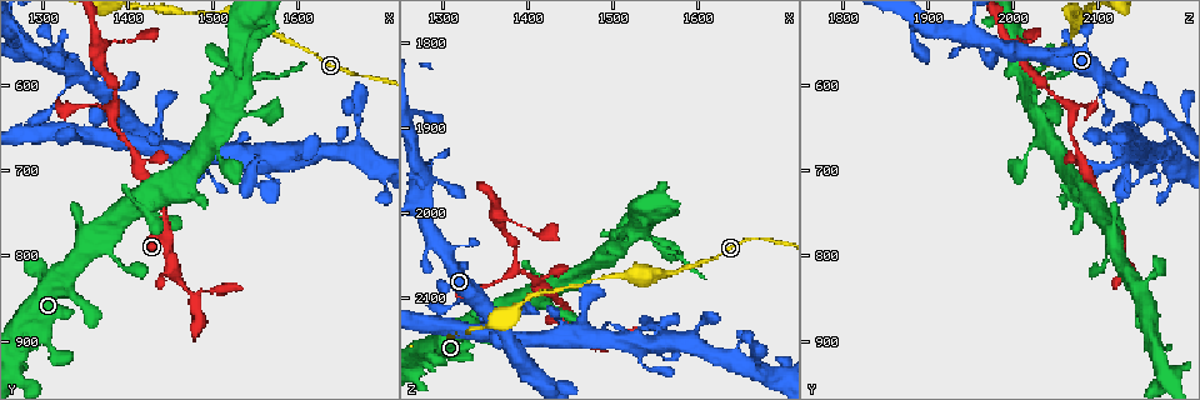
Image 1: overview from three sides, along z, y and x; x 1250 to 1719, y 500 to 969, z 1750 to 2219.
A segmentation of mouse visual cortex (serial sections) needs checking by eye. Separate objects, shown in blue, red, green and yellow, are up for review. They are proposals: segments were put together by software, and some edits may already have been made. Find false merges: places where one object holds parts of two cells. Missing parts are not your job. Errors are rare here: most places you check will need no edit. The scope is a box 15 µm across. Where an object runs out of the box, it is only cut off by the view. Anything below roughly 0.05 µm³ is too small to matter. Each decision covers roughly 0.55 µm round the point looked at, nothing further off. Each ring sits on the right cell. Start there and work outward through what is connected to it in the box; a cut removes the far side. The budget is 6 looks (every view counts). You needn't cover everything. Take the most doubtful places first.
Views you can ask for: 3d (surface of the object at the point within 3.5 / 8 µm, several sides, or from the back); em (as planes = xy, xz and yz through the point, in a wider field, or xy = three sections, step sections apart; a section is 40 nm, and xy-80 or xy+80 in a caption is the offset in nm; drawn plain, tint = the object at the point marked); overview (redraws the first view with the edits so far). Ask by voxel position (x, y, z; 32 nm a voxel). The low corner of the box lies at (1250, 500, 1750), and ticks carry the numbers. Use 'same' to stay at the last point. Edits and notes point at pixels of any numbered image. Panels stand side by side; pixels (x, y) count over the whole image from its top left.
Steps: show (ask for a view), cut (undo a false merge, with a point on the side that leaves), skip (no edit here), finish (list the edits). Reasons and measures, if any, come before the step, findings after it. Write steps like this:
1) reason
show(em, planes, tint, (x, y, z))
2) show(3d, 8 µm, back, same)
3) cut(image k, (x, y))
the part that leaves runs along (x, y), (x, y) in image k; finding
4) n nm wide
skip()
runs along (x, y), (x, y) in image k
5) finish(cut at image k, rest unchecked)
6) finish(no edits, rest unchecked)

calibre changes
show(3d, 3.5 µm, (1550, 595, 2035))

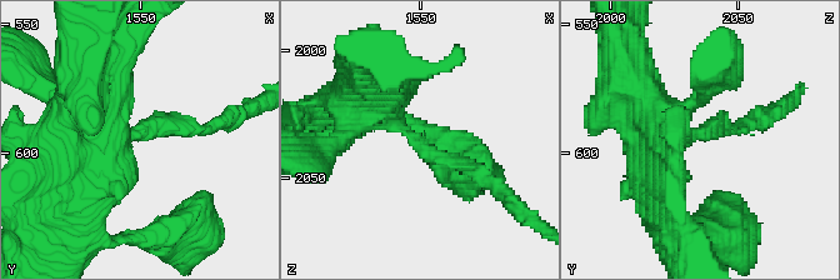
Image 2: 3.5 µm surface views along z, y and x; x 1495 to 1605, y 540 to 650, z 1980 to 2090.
arms of 200, 600 nm; shape alone is not enough
show(em, xy, step 1, tint, (1549, 592, 2035))

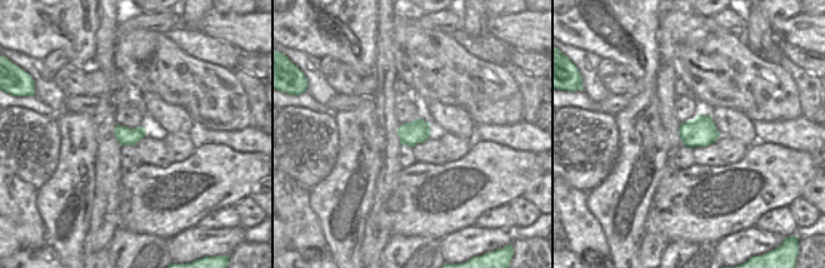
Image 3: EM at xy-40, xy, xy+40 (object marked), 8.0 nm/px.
skip()
runs along (375, 93), (436, 158), (490, 180) in image 2; one cell here

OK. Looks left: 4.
touches itself
show(3d, 3.5 µm, (1455, 690, 2065))

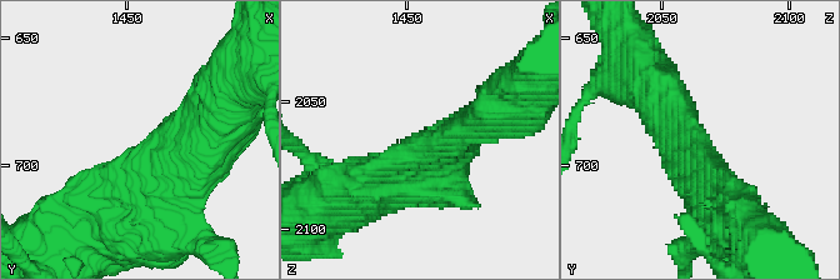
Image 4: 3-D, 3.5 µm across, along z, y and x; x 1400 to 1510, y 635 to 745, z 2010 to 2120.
skip()
runs along (720, 215), (710, 204), (704, 139) in image 4; one cell here

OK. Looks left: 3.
thick turns thin
show(3d, 8 µm, back, (1445, 765, 2115))

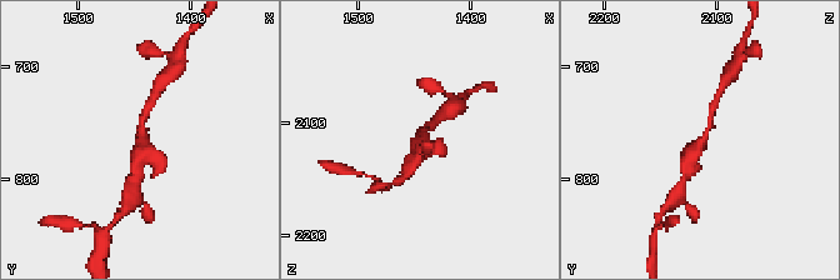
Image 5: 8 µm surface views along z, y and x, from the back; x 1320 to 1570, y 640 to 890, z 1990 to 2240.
arms of 250, 300 nm; shape alone is not enough
show(em, xy, step 5, tint, (1444, 760, 2112))

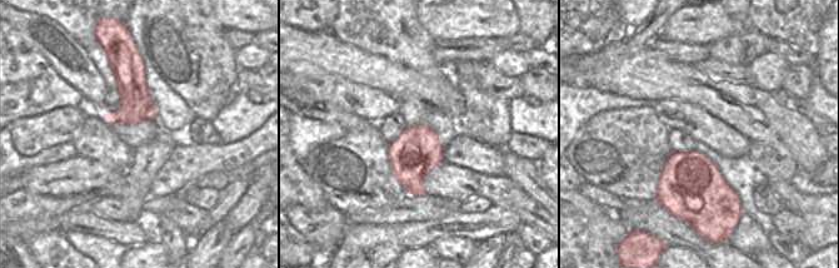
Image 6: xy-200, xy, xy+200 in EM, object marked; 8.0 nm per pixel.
skip()
one cell here

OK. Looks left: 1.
finish(no edits, rest unchecked)

